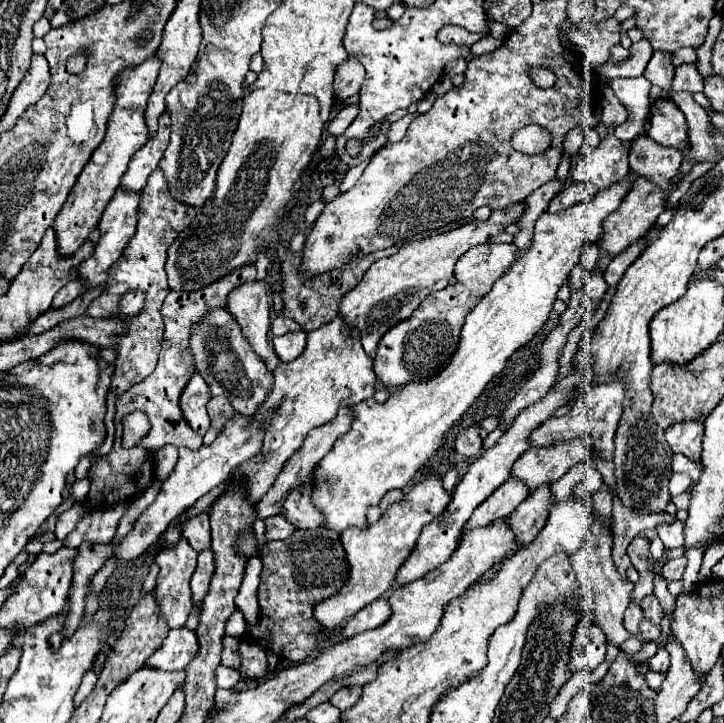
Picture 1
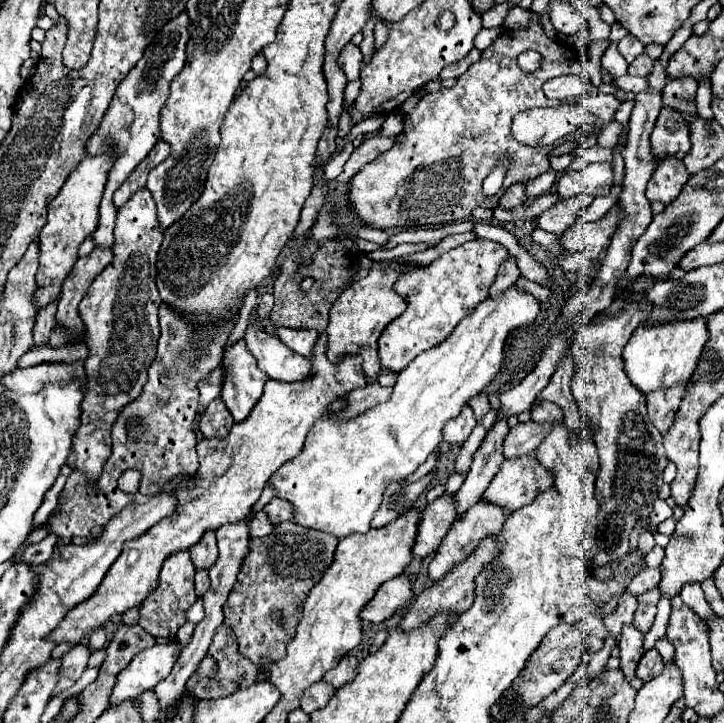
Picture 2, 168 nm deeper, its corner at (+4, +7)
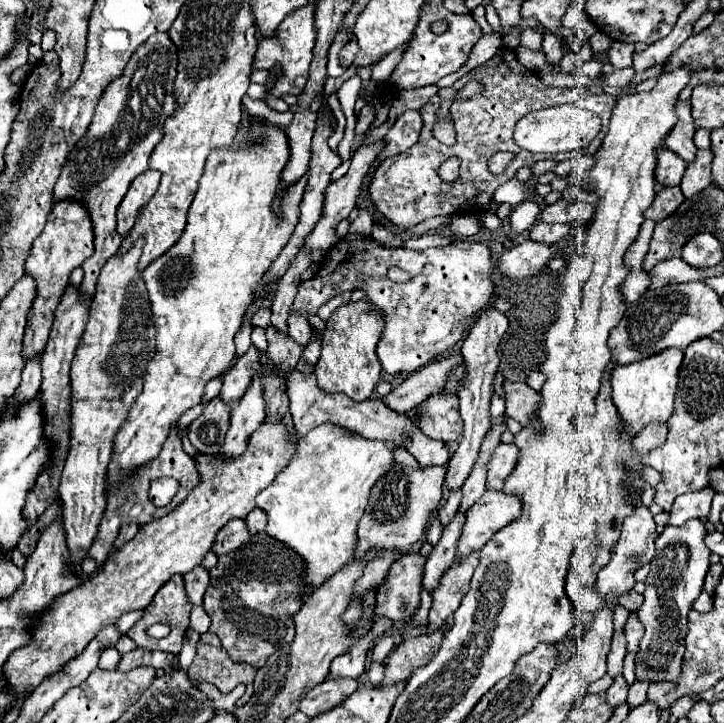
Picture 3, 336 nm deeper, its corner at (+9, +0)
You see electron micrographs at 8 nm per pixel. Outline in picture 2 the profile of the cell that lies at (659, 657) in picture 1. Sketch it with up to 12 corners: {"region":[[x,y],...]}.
{"region":[[658,650],[644,652],[636,676],[640,680],[656,678],[664,670]]}

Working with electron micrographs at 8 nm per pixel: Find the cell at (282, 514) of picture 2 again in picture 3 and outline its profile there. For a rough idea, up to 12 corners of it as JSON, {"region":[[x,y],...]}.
{"region":[[261,509],[245,517],[251,535],[265,531],[267,515]]}

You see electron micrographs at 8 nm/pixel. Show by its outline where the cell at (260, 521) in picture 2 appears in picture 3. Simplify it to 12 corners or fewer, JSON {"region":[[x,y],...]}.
{"region":[[233,519],[217,533],[211,551],[225,555],[251,535],[243,519]]}

